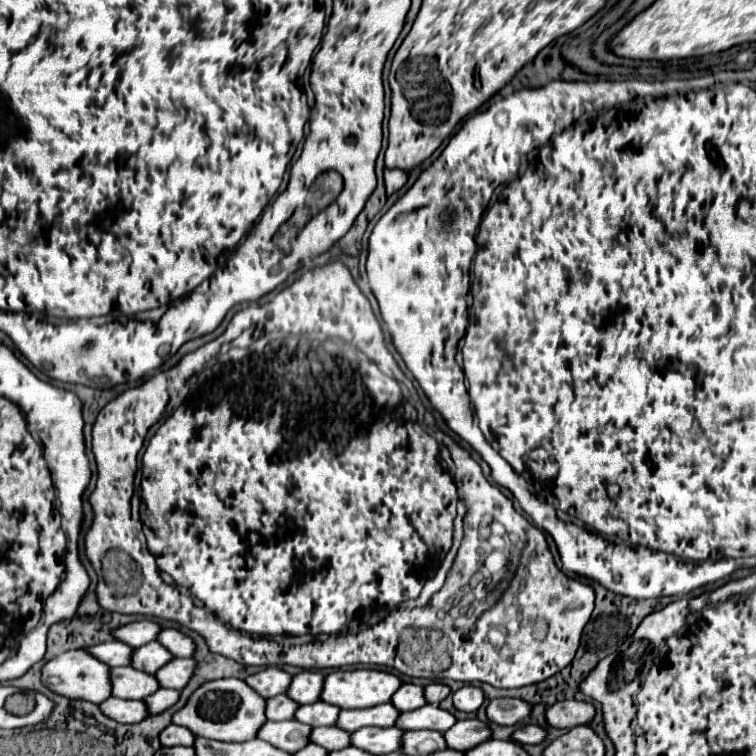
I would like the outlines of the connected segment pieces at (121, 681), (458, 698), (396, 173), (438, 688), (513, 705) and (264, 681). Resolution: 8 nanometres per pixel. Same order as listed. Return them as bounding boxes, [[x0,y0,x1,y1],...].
[[112,667,158,699],[454,685,484,711],[384,169,408,195],[424,683,450,705],[486,697,532,725],[244,667,292,699]]

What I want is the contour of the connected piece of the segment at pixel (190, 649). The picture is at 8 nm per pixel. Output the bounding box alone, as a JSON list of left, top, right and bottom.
[158,629,194,657]

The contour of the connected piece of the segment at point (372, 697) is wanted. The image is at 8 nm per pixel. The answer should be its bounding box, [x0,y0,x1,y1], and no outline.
[320,669,402,709]

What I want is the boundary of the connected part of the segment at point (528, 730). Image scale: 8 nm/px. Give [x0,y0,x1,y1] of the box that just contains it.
[512,725,548,745]

